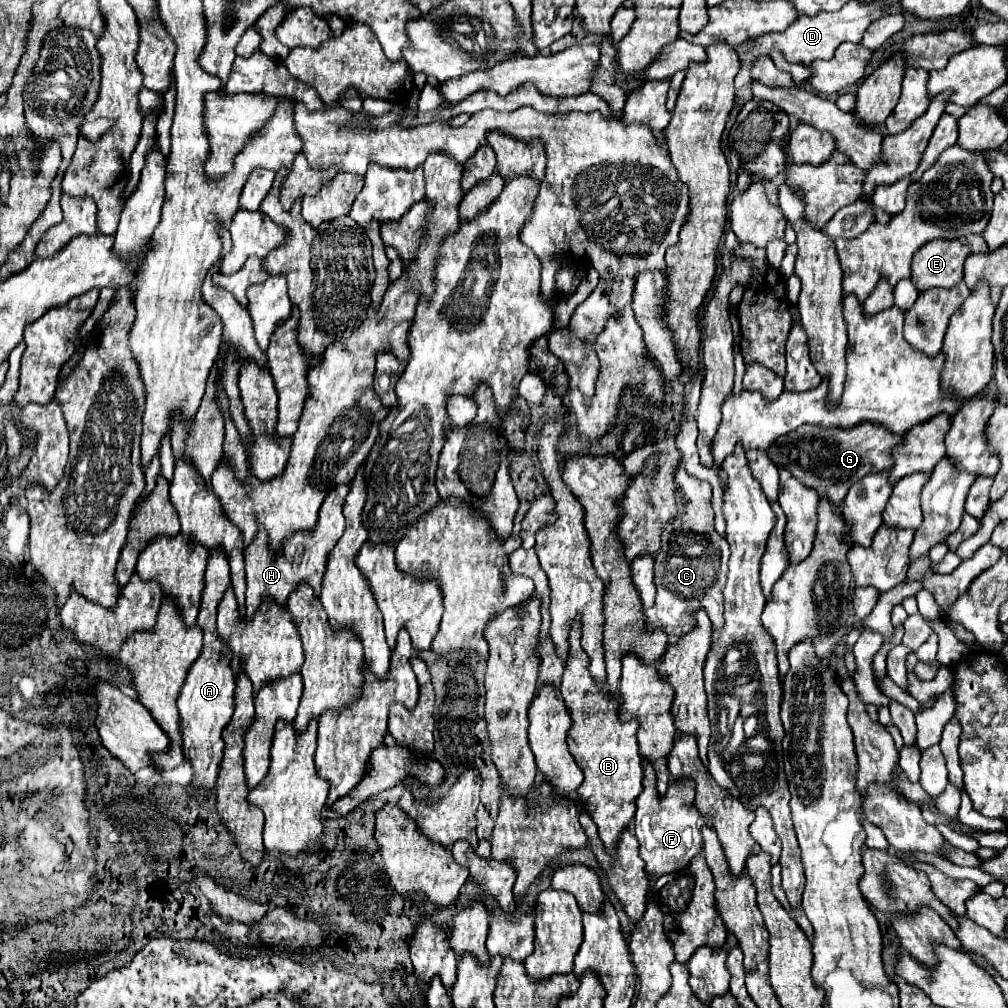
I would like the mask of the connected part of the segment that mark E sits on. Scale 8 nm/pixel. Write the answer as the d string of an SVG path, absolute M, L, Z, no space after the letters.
M931 240L911 262L911 282L919 292L929 288L951 288L963 278L967 250L963 240Z

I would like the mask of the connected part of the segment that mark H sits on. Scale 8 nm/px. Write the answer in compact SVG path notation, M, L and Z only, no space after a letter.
M349 482L343 486L333 488L327 496L325 502L321 504L319 510L319 522L313 528L313 534L293 534L285 544L283 544L283 552L281 554L273 554L267 548L267 534L265 530L261 530L257 534L257 538L253 540L253 544L245 550L245 574L247 574L247 620L251 620L259 606L265 602L265 598L271 598L273 604L285 608L287 606L287 598L293 590L297 590L297 586L307 584L313 588L315 596L319 596L321 592L321 582L323 582L323 574L325 574L325 562L329 560L329 554L333 550L333 546L337 544L337 540L343 536L345 530L345 518L341 514L343 504L345 504L345 496L349 492Z

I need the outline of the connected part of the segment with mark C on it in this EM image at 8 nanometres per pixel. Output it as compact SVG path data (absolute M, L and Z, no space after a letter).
M683 468L675 470L675 496L683 500L679 512L667 522L661 534L661 548L653 554L653 572L657 600L651 606L647 616L647 630L665 630L669 636L683 636L689 630L695 630L693 614L705 610L713 622L713 630L721 626L721 590L727 580L727 558L729 546L727 540L715 532L713 526L713 508L711 508L711 486L705 480L699 480L687 474Z

